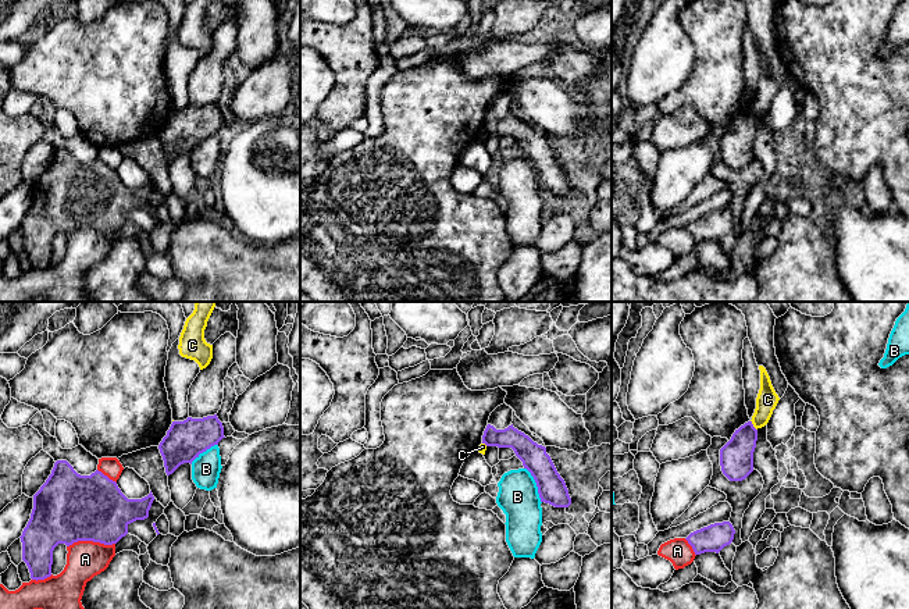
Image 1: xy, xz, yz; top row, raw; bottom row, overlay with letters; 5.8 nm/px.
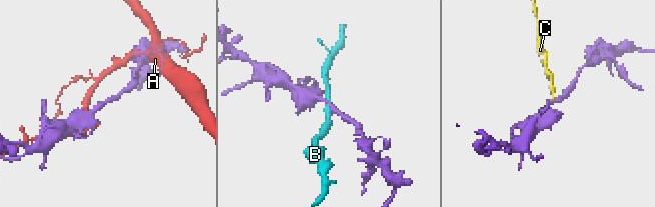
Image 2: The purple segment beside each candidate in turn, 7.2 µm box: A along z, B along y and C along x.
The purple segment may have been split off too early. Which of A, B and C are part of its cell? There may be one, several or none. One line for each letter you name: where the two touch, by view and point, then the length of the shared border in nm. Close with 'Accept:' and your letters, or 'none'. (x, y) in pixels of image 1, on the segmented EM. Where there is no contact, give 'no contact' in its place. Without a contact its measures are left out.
Accept: none

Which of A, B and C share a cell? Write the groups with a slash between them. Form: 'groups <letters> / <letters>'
groups A / B / C

